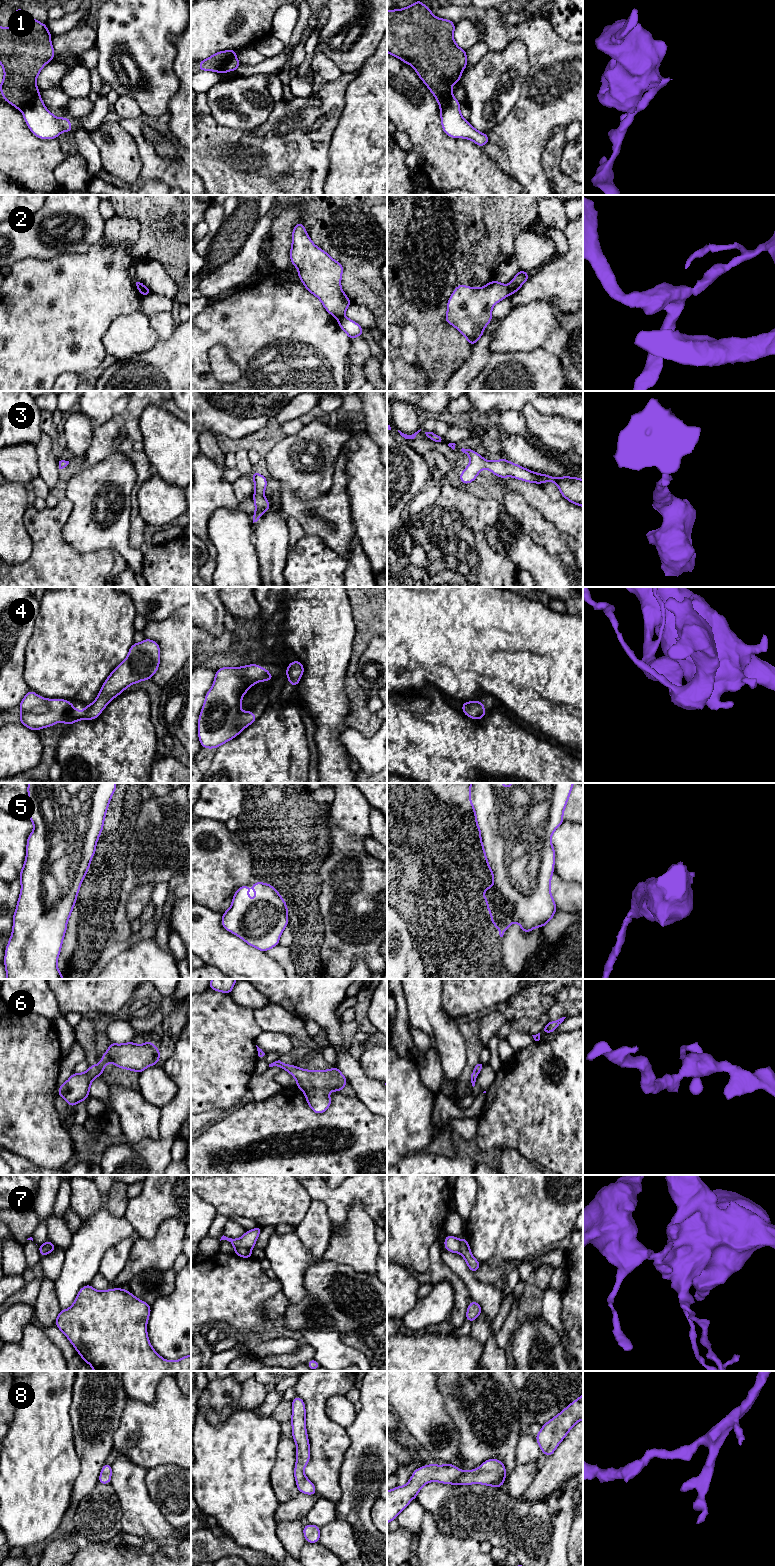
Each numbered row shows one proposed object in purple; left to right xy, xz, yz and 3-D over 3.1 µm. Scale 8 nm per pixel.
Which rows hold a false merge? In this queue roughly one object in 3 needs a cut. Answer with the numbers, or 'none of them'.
1, 2, 7

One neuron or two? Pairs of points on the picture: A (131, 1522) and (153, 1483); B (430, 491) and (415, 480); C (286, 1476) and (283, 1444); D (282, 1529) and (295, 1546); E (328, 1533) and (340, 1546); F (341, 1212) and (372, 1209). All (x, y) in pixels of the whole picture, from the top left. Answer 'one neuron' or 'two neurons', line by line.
A: two neurons
B: two neurons
C: one neuron
D: one neuron
E: one neuron
F: one neuron

